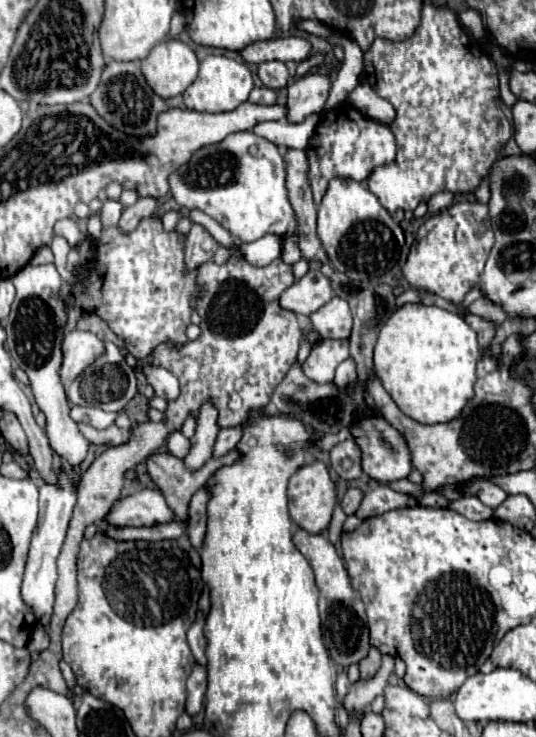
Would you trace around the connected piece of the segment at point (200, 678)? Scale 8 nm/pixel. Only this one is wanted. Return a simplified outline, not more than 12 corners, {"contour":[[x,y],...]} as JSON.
{"contour":[[206,667],[188,677],[186,711],[196,715],[204,705]]}

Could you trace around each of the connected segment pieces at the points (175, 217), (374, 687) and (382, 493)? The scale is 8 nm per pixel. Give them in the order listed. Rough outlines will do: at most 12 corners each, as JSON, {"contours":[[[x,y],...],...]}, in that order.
{"contours":[[[176,209],[166,211],[162,217],[164,229],[176,229],[184,215]],[[386,663],[374,677],[350,685],[342,705],[362,715],[384,693],[390,675]],[[378,485],[364,495],[356,517],[416,507],[412,495]]]}

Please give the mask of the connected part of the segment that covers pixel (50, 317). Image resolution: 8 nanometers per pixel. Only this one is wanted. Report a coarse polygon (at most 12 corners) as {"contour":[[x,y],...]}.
{"contour":[[54,265],[12,277],[8,351],[70,467],[88,439],[58,375],[66,311]]}

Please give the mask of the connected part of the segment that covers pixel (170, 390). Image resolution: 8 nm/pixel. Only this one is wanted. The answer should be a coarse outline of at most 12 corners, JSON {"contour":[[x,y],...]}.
{"contour":[[144,365],[158,397],[174,401],[180,383],[162,367]]}

